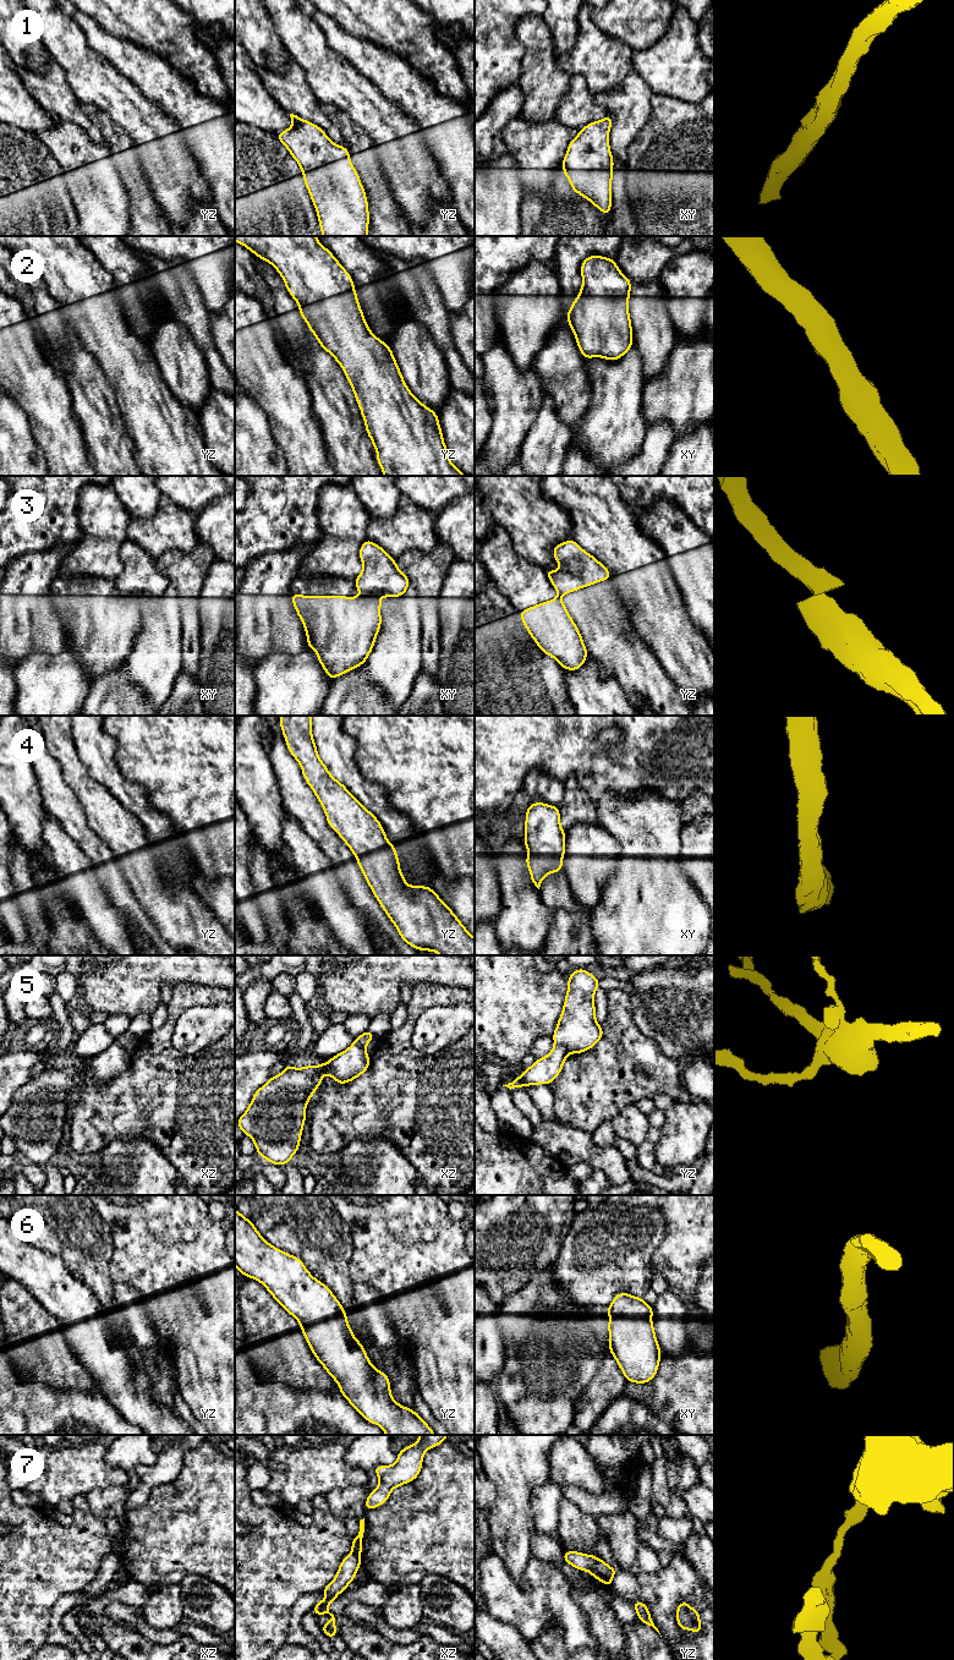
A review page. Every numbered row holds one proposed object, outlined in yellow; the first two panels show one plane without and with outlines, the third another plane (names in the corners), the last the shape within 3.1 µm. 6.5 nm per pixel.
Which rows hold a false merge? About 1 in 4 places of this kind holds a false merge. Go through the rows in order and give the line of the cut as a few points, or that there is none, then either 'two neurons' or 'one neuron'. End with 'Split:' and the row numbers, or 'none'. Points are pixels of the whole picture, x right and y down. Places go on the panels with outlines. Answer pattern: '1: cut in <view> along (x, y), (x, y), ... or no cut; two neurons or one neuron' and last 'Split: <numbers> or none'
1: no cut; one neuron
2: no cut; one neuron
3: cut in xy along (362, 595), (369, 596); two neurons
4: no cut; one neuron
5: cut in yz along (555, 1042), (560, 1044), (569, 1052); two neurons
6: no cut; one neuron
7: cut in yz along (598, 1559), (590, 1571); two neurons
Split: 3, 5, 7

